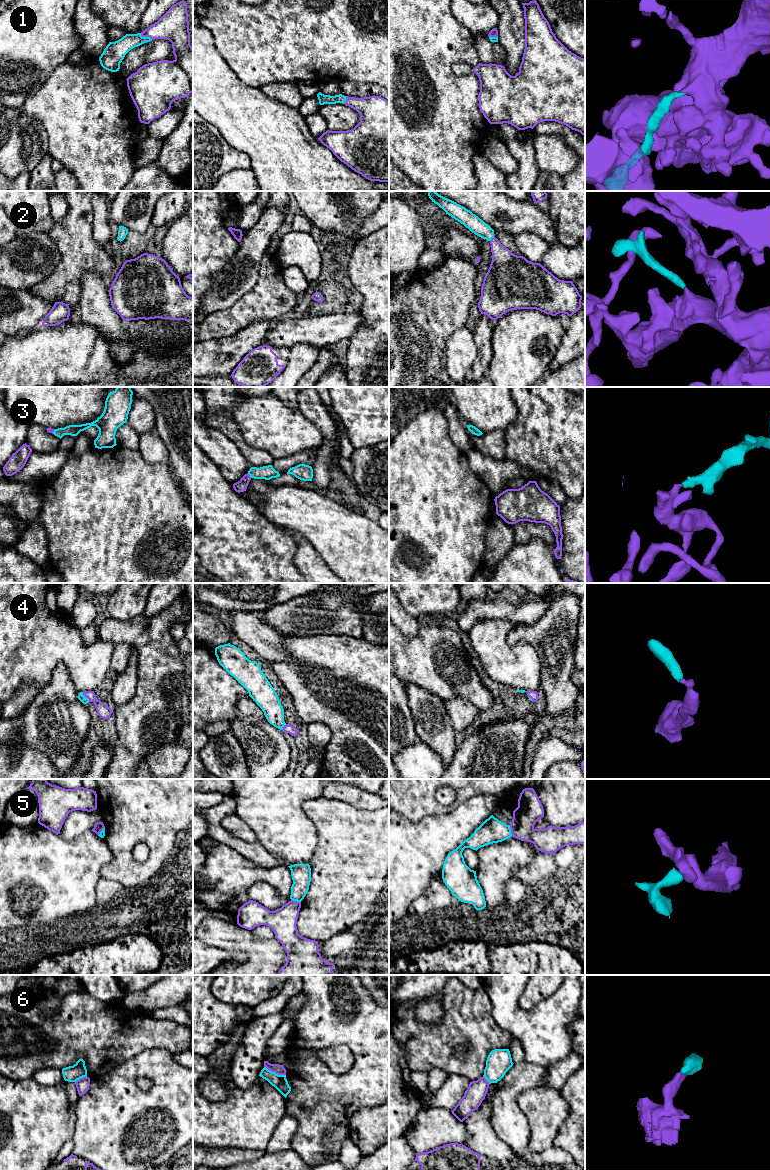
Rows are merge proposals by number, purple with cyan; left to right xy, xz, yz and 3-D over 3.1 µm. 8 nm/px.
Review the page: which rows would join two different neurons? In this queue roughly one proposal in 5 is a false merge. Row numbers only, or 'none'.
5, 6

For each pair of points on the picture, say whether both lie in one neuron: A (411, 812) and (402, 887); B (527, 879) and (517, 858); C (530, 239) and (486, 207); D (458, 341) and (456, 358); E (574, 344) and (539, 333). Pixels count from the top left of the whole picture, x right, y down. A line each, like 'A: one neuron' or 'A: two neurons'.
A: two neurons
B: two neurons
C: two neurons
D: one neuron
E: two neurons

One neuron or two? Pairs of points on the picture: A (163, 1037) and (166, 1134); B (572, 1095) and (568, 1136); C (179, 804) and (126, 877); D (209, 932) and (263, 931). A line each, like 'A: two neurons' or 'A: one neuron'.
A: two neurons
B: one neuron
C: one neuron
D: two neurons

